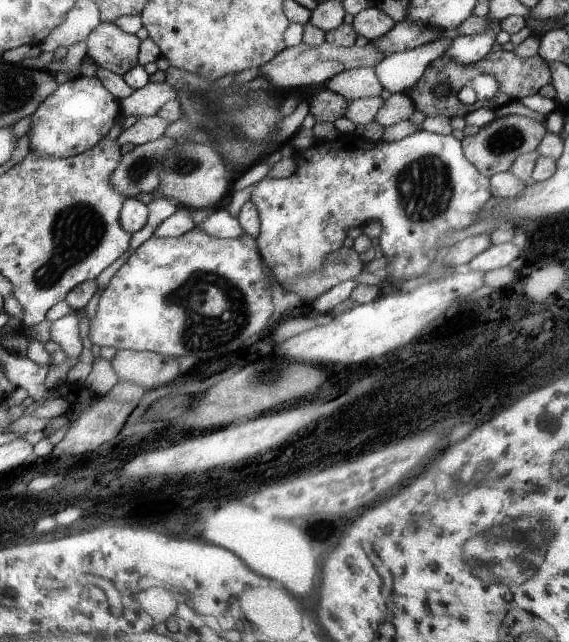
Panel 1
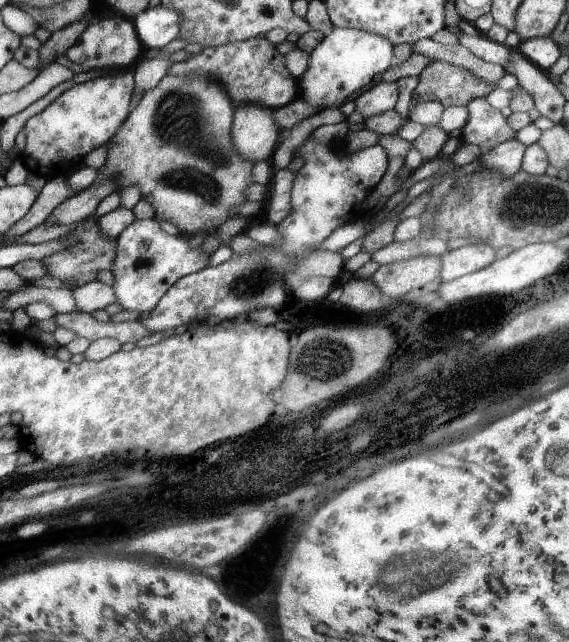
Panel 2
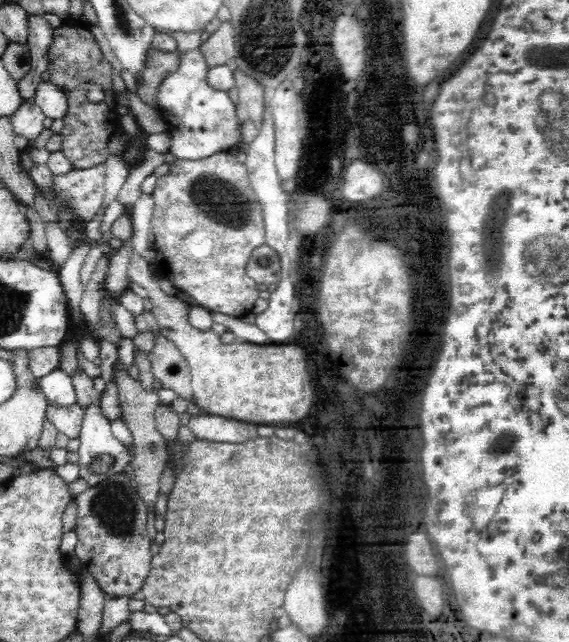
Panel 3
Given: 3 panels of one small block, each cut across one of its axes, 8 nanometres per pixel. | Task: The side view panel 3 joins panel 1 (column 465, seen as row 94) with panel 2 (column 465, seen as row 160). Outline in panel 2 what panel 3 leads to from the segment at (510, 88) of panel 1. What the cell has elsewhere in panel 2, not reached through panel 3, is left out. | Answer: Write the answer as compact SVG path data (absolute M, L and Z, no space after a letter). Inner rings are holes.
M441 61L430 62L422 70L418 78L421 78L421 82L418 82L418 87L412 94L413 100L416 103L437 101L444 107L453 105L468 106L468 102L472 98L484 98L497 87L484 82L484 80L480 80L474 72L470 72L470 70L462 68L462 66L455 66L454 64Z

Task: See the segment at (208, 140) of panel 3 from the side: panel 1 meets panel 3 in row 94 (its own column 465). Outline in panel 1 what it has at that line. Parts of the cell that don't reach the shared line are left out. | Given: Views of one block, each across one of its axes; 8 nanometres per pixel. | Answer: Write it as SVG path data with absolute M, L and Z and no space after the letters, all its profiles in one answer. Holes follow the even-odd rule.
M424 129L416 131L414 134L408 135L397 141L372 141L366 142L359 140L355 133L341 134L333 141L319 140L318 143L305 149L294 150L292 158L295 158L297 167L296 170L286 178L269 179L268 177L260 179L254 184L253 191L250 195L250 200L254 202L259 212L261 220L261 229L256 238L256 245L261 255L261 263L265 269L265 273L274 281L280 283L296 283L299 280L305 279L307 274L310 275L314 271L318 271L326 260L326 256L330 253L337 251L342 246L342 240L346 238L346 230L354 227L363 227L368 222L375 220L381 223L382 231L379 239L380 247L379 252L382 253L388 264L385 270L391 278L396 280L403 280L407 286L410 286L414 280L420 275L423 275L431 261L434 261L437 249L436 244L440 244L442 238L450 236L456 230L464 230L468 228L478 216L480 216L480 208L482 204L486 204L490 200L490 180L484 178L481 172L478 172L477 167L468 159L464 153L464 145L461 140L457 140L454 136L439 135L425 131Z

